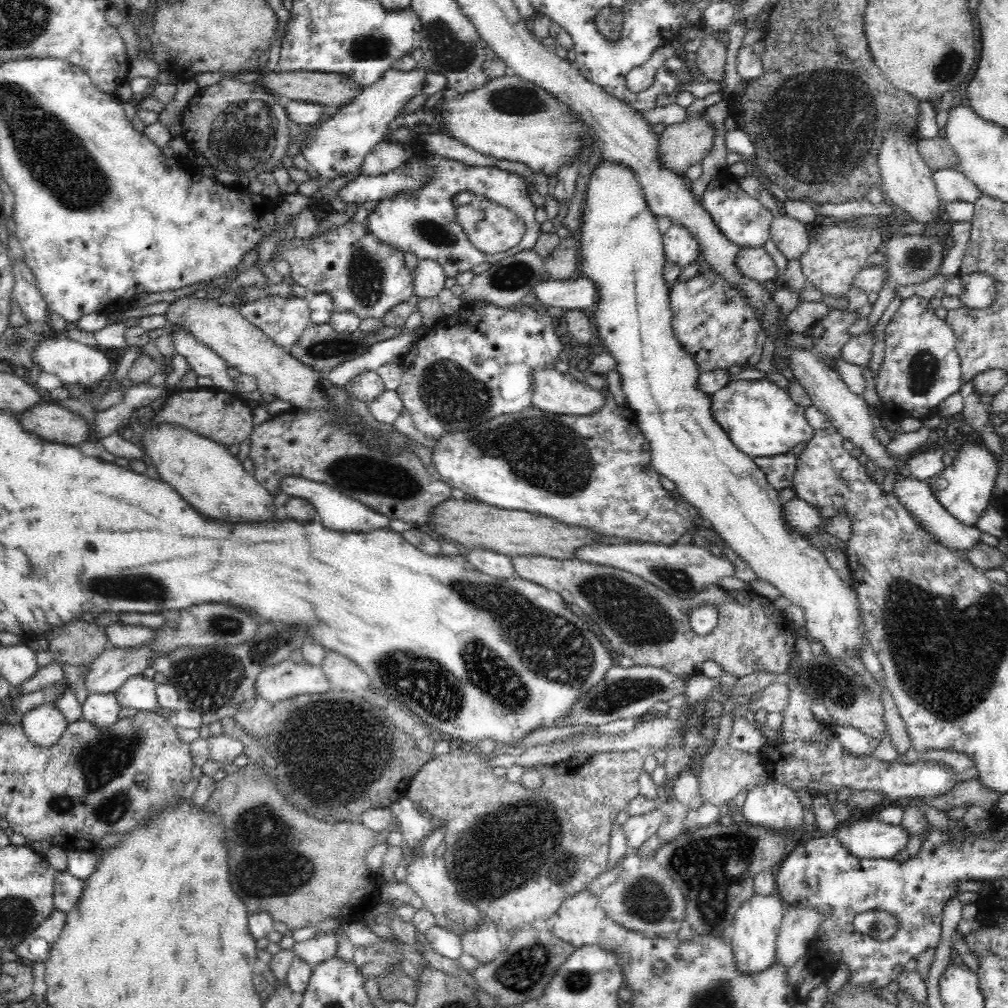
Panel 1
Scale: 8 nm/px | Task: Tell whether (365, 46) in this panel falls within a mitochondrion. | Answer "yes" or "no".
yes

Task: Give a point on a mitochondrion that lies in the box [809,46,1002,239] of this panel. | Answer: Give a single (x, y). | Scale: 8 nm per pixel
(951, 61)

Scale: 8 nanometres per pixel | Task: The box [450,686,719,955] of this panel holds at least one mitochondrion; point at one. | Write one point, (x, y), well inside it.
(502, 854)

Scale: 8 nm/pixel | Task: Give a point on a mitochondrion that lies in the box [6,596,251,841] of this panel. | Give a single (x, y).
(102, 759)

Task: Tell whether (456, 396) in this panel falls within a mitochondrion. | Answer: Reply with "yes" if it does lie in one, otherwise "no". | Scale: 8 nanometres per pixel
yes

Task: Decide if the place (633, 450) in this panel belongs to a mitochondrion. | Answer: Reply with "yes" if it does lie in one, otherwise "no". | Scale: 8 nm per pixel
no

